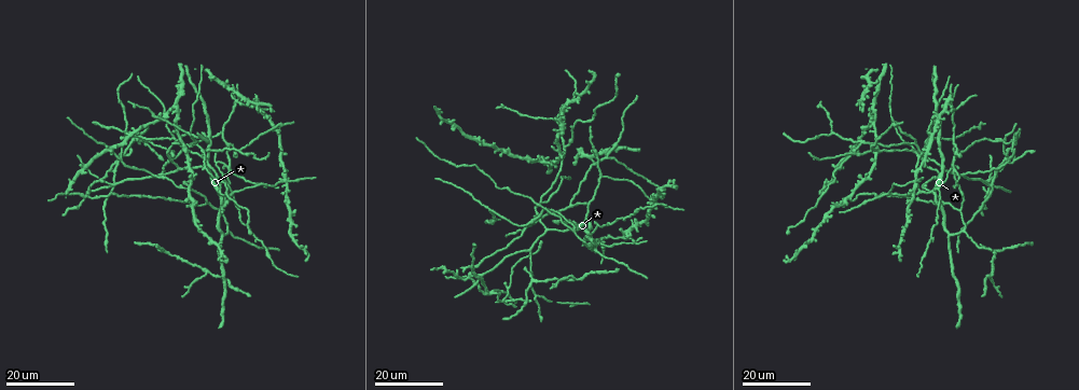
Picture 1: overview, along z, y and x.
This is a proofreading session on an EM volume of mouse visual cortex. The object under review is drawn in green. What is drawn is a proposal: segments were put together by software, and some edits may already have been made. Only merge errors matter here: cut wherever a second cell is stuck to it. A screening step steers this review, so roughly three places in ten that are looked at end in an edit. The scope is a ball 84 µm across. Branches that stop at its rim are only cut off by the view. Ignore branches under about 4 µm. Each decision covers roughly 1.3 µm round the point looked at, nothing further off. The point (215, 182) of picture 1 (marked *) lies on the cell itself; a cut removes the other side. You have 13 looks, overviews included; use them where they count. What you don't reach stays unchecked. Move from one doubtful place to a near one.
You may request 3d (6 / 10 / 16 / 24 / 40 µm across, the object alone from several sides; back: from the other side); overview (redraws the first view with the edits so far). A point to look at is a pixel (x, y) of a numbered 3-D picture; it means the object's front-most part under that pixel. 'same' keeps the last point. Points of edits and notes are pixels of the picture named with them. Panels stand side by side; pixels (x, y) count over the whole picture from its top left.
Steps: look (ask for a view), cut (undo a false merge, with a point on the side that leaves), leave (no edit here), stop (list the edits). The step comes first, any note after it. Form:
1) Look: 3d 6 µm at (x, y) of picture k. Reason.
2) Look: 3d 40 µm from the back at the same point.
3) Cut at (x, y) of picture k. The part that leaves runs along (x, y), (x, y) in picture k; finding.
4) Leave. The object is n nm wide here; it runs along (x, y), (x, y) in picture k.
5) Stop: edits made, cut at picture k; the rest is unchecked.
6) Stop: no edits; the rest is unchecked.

Look: 3d 16 µm at (205, 204) of picture 1. Two arms in line, one across.

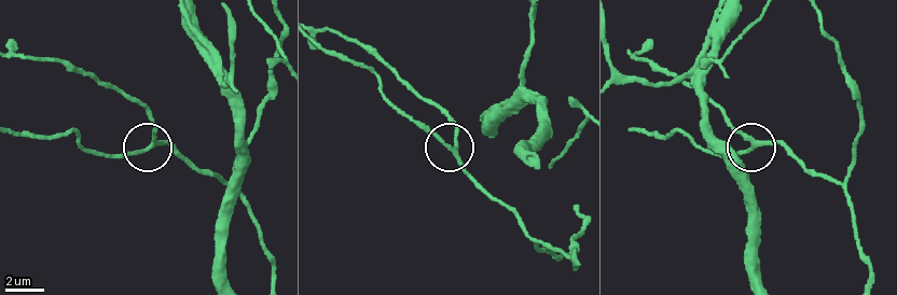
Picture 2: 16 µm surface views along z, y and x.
Look: 3d 10 µm at (752, 145) of picture 2.

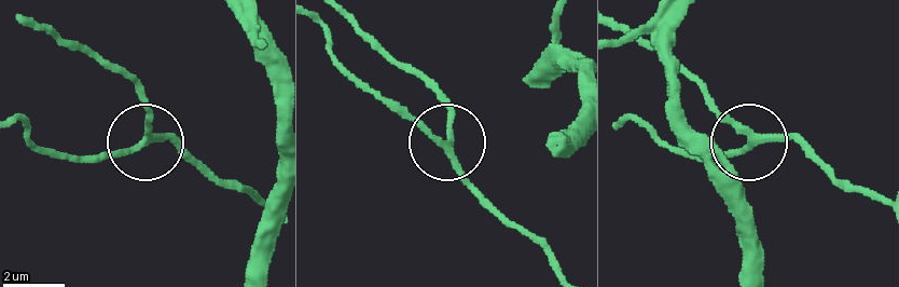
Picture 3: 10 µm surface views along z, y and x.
Leave. The object is 210 nm wide here; one cell here.

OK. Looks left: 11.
Look: 3d 16 µm at (227, 142) of picture 1.

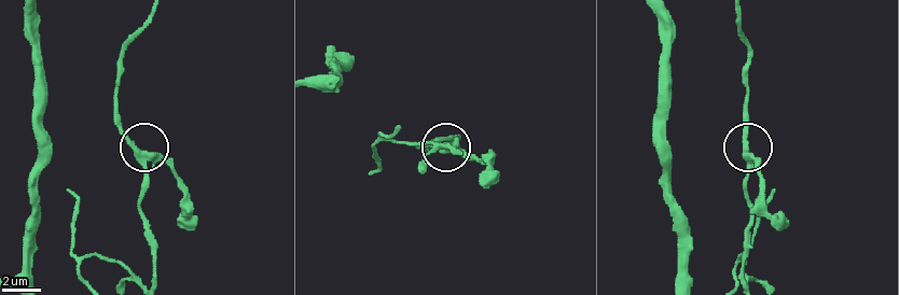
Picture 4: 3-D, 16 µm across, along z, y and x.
Look: 3d 6 µm at (143, 154) of picture 4. Zoom in.

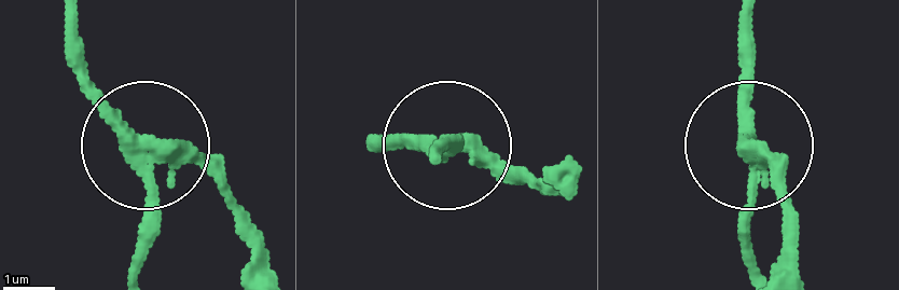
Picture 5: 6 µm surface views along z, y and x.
Cut at (216, 167) of picture 5. 3 arms meet here; the part that leaves runs along (146, 152), (180, 156), (219, 190), (258, 267) in picture 5; a second cell is stuck on.

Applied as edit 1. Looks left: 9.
Look: overview.

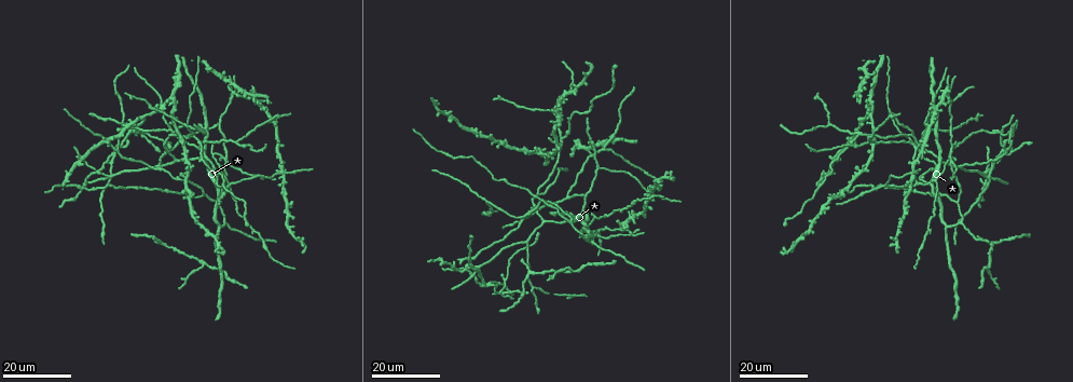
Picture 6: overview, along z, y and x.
Look: 3d 24 µm at (562, 140) of picture 6. Three arms meet.

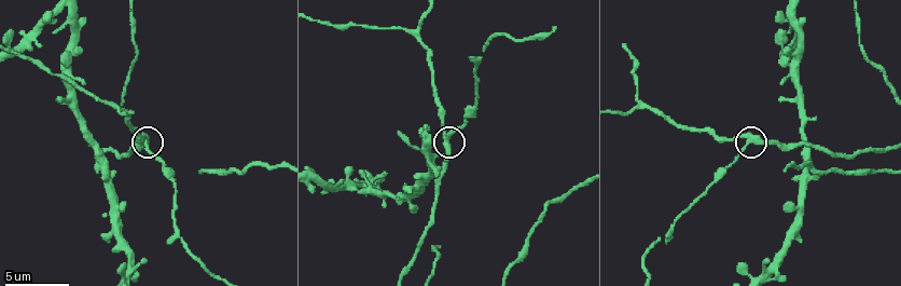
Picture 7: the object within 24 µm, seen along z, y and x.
Look: 3d 10 µm at (447, 138) of picture 7. Closer look.

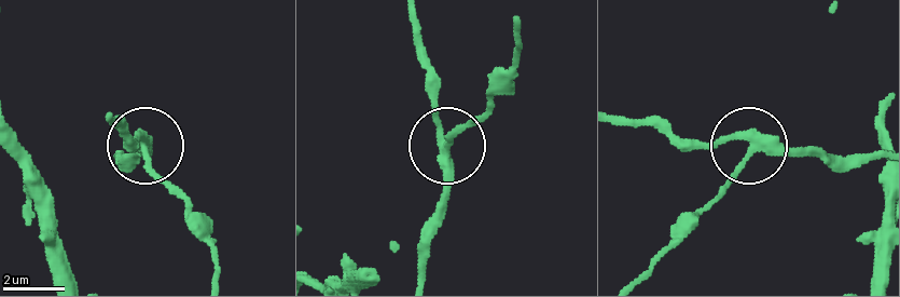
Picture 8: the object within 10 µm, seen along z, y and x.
Leave. The side arm is 33 µm long; it runs along (877, 157), (670, 142) in picture 8; all the same cell.

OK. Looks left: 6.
Look: 3d 24 µm at (915, 147) of picture 6. Three arms meet.

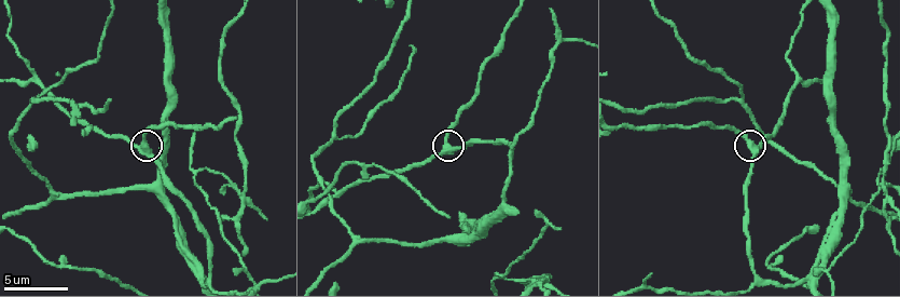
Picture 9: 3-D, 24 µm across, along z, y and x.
Look: 3d 6 µm at (142, 146) of picture 9.

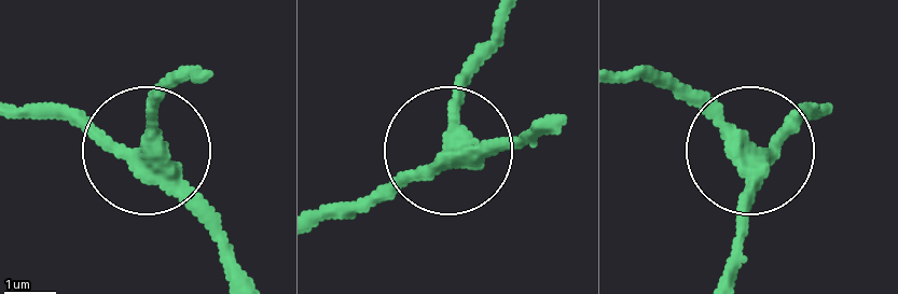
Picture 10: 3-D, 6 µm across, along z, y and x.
Leave. The side arm is 44 µm long; it runs along (250, 276), (152, 142), (152, 108), (174, 73) in picture 10; continuous, no second cell.

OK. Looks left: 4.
Look: 3d 16 µm at (116, 150) of picture 6. Branch point.

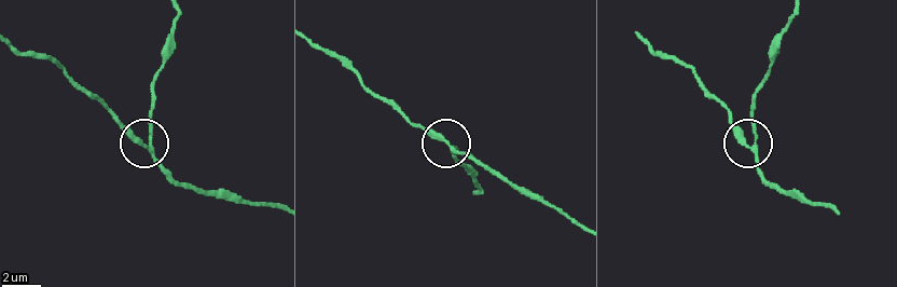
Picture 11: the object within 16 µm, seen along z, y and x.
Look: 3d 6 µm at (448, 143) of picture 11. Zoom in.

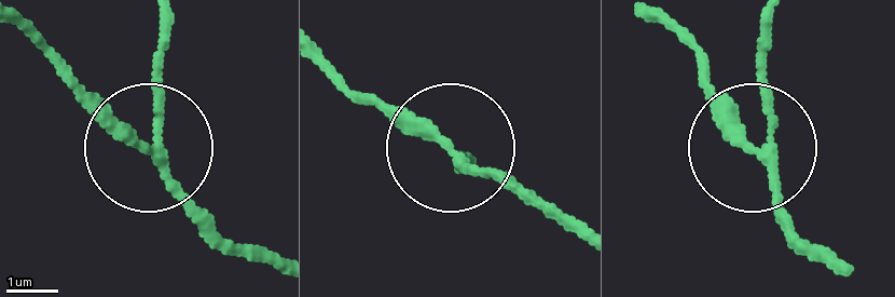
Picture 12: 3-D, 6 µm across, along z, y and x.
Leave. The side arm is 24 µm long; 3 arms meet here; one cell here.

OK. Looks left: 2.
Look: 3d 10 µm at (333, 135) of picture 9. Branch point.

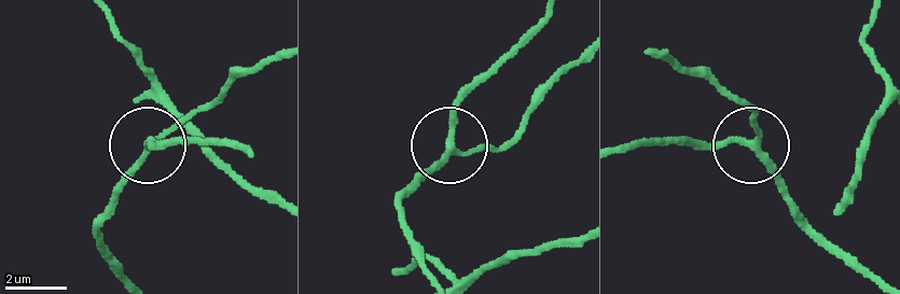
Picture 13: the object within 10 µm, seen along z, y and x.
Leave. It runs along (123, 277), (100, 236), (102, 212), (144, 151), (206, 107) in picture 13; continuous, no second cell.

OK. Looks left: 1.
Stop: edits made, cut at picture 5; the rest is unchecked.

